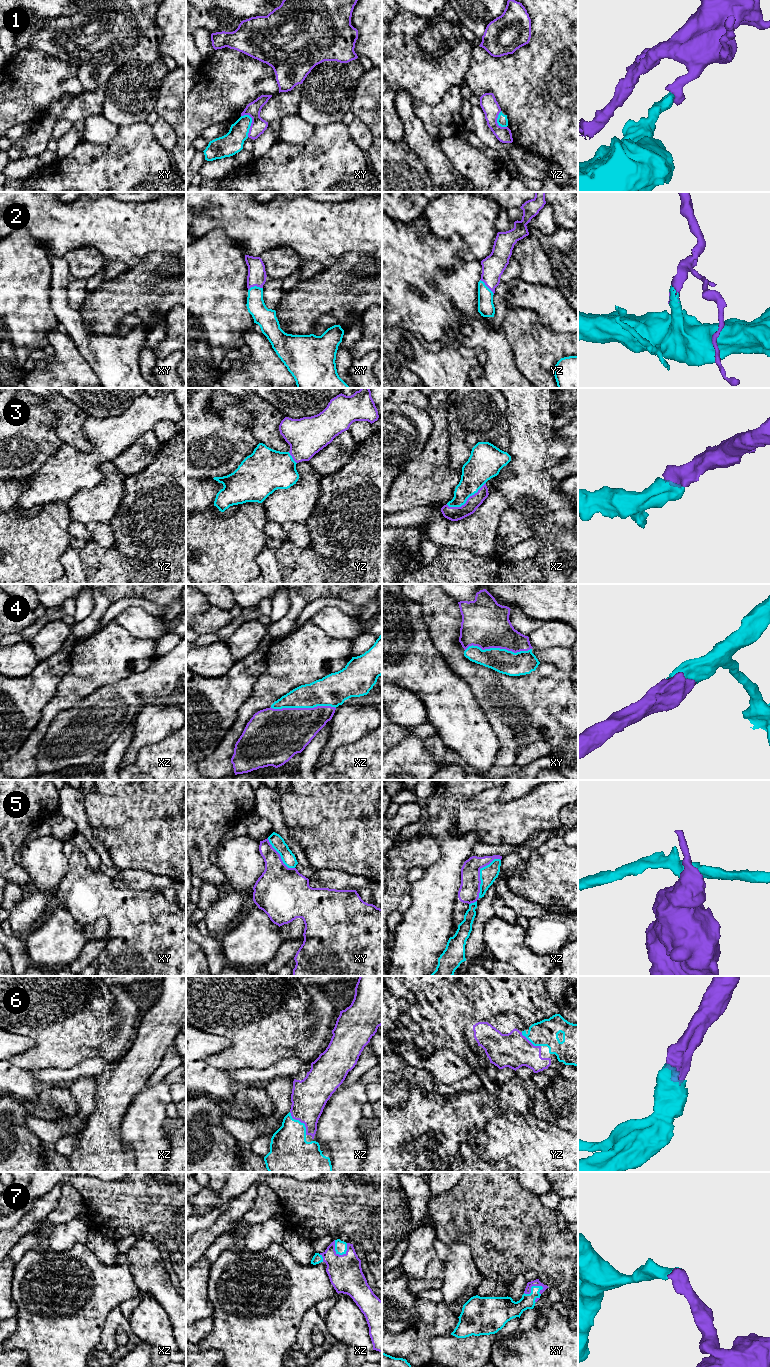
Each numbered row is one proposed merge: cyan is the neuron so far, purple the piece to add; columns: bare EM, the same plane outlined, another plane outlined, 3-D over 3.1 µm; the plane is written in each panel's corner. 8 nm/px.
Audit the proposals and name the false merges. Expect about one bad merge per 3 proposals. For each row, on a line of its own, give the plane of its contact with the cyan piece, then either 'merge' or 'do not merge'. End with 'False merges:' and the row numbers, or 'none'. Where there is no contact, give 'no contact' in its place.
1: contact in xy; do not merge
2: contact in yz; merge
3: contact in xz; merge
4: contact in xy; merge
5: contact in xz; do not merge
6: contact in xz; merge
7: contact in xz; merge
False merges: 1, 5

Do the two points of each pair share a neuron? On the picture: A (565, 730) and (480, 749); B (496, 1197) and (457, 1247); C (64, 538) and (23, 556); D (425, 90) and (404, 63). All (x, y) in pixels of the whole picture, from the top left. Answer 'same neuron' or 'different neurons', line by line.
A: different neurons
B: different neurons
C: same neuron
D: same neuron

